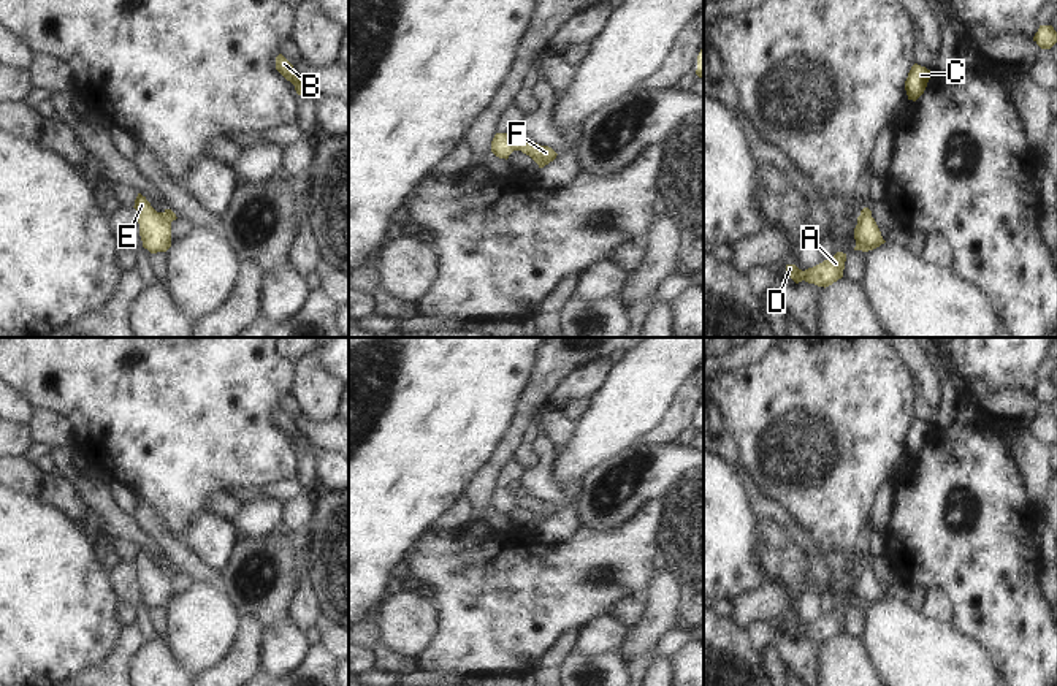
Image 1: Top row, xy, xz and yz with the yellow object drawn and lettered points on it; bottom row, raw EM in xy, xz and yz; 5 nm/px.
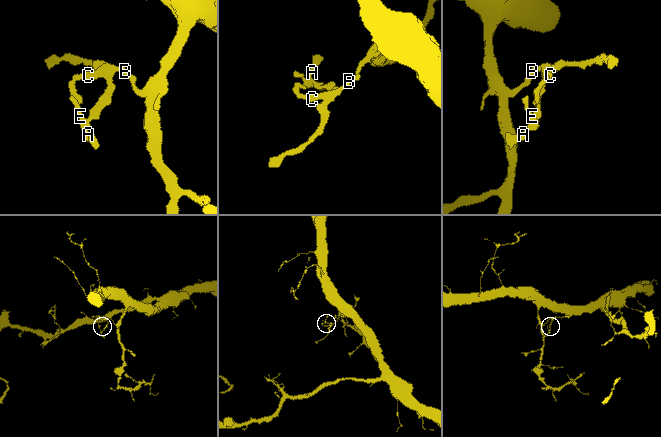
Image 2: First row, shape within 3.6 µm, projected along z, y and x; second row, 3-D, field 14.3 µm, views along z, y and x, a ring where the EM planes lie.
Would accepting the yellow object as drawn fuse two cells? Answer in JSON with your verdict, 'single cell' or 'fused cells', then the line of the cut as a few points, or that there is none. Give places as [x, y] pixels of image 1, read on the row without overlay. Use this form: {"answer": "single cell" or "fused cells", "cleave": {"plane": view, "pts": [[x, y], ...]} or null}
{"answer": "single cell", "cleave": null}

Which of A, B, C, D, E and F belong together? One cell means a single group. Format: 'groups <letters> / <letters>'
groups A B C D E F

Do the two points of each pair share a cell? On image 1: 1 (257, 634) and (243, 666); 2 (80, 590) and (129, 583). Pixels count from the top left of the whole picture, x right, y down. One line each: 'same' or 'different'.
1: same
2: different

